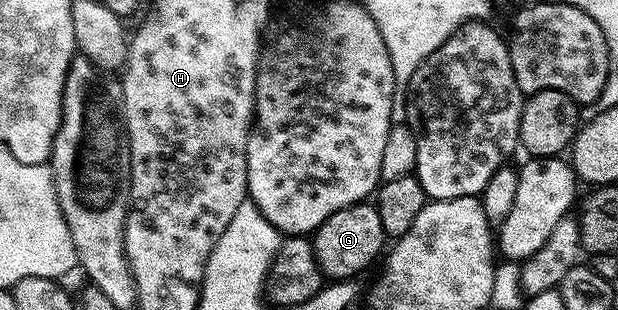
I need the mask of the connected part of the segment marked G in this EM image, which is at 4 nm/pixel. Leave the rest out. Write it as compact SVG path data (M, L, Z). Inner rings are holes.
M364 202L354 204L345 210L337 210L321 227L313 233L311 245L315 251L315 261L328 281L338 282L358 277L358 272L363 272L375 259L380 259L384 251L383 227L381 216L377 214L374 203ZM379 251L380 256L379 256ZM379 256L379 257L378 257Z

